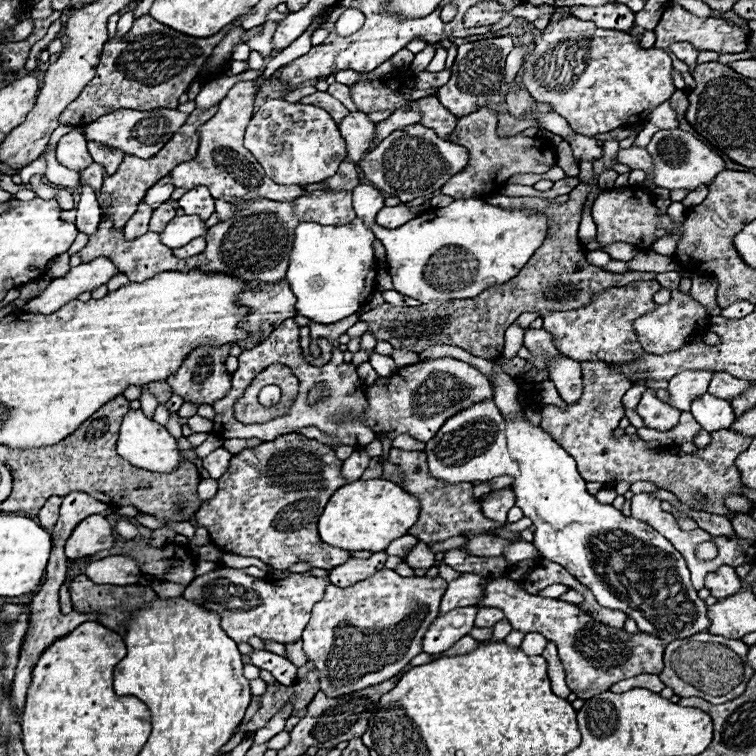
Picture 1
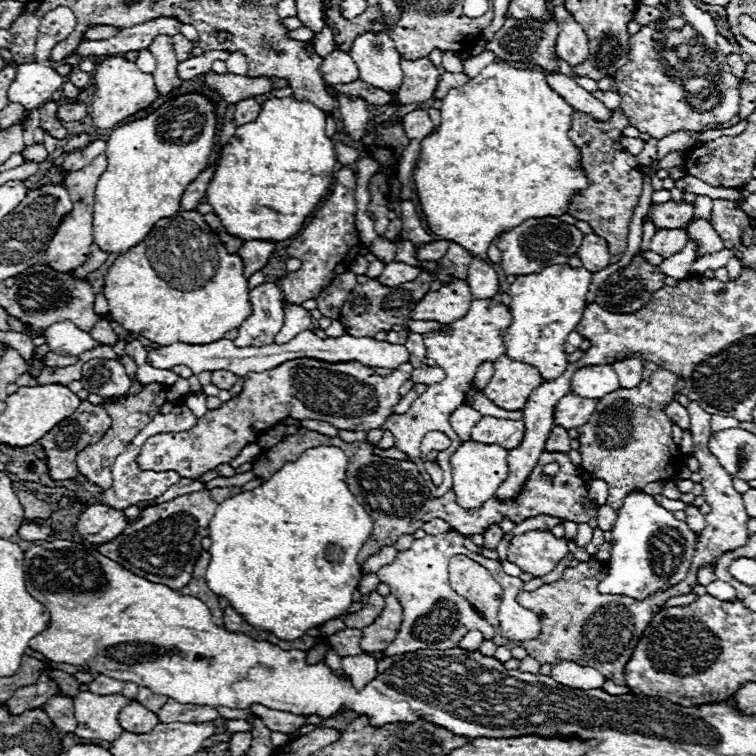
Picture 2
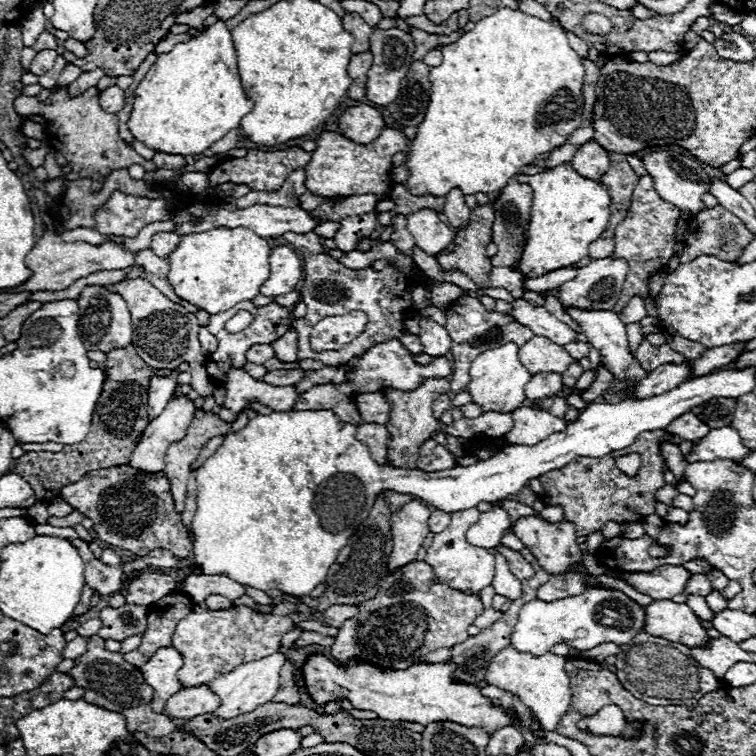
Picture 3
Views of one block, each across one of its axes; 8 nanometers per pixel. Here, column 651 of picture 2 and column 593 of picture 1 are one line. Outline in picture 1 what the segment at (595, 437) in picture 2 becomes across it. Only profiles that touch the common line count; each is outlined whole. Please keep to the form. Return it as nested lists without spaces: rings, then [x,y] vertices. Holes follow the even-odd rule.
[[[582,362],[582,386],[582,396],[574,404],[568,404],[566,410],[548,406],[540,408],[540,416],[542,430],[548,432],[578,462],[578,472],[586,482],[600,482],[614,488],[618,482],[632,484],[638,480],[648,480],[664,490],[674,492],[678,500],[688,504],[692,510],[704,510],[720,516],[734,514],[724,504],[730,494],[742,496],[740,474],[736,468],[732,468],[732,460],[736,460],[736,456],[750,446],[752,436],[724,430],[712,432],[712,442],[706,446],[706,450],[698,448],[696,454],[686,454],[680,450],[680,446],[654,452],[638,436],[622,436],[622,440],[614,440],[610,434],[625,416],[622,398],[630,384],[624,380],[624,376],[612,372],[612,368],[608,368],[604,362]],[[696,496],[702,498],[696,502]]]

